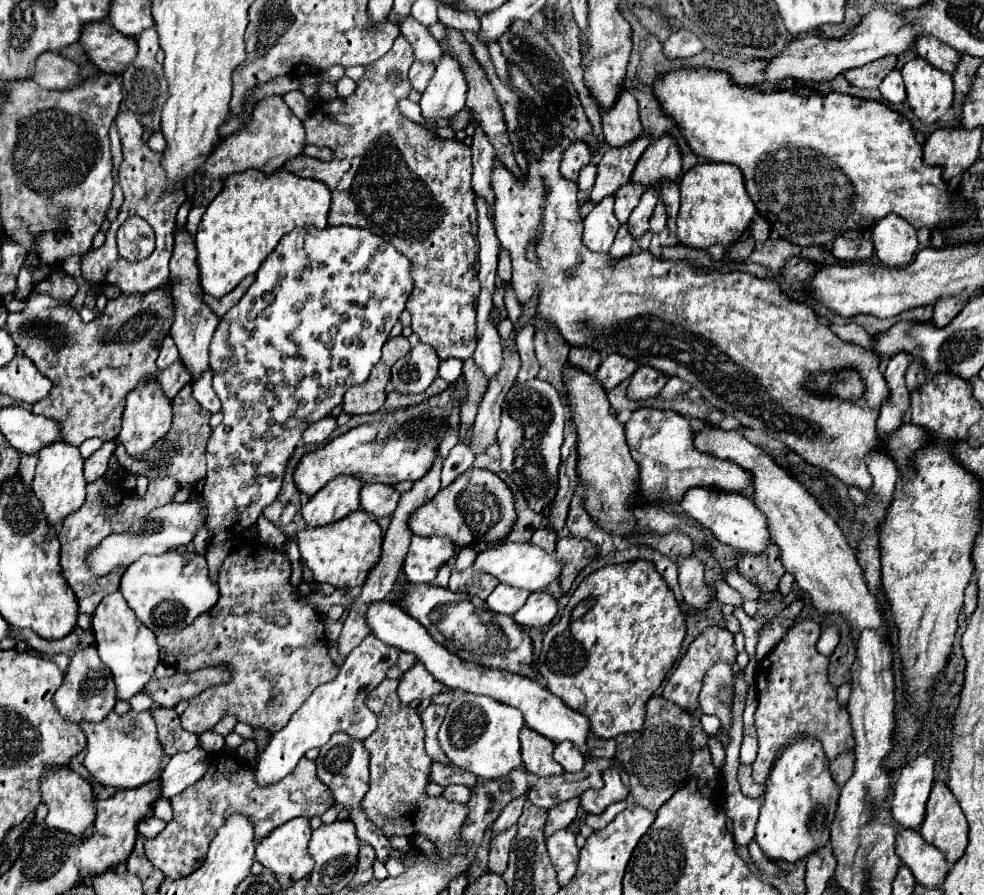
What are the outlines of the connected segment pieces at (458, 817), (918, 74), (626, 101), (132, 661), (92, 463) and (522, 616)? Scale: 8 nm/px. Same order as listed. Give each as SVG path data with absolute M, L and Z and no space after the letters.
M385 679L367 697L367 707L377 715L379 725L363 741L371 769L363 811L387 835L425 835L439 849L461 849L459 829L467 817L467 807L461 803L449 803L443 797L425 795L425 787L429 783L427 767L431 767L433 761L425 753L425 729L421 725L421 717L411 707L399 703L397 683L399 681Z
M915 57L915 59L911 59L911 61L907 61L903 65L901 75L903 75L905 87L907 87L907 103L911 105L913 113L923 123L937 121L947 111L947 107L951 107L951 101L953 101L953 79L951 79L949 73L945 73L941 69L935 69L931 63L927 63L921 57Z
M623 89L617 95L617 101L611 109L599 107L599 113L601 113L603 135L611 147L627 145L629 139L639 137L639 133L643 131L643 127L639 123L637 101L627 89Z
M115 591L99 603L97 611L93 613L93 635L103 665L111 669L115 681L115 697L121 701L129 701L133 695L141 693L153 679L155 665L159 663L159 649L151 629L147 629L135 617L121 593Z
M109 439L103 443L103 447L99 451L95 451L89 459L85 459L85 479L87 481L93 481L93 477L101 477L107 471L115 445L117 445L115 439Z
M535 591L529 595L527 603L513 615L521 627L543 627L557 615L557 599L547 591Z

